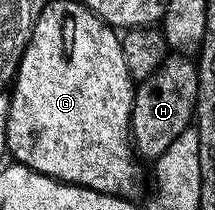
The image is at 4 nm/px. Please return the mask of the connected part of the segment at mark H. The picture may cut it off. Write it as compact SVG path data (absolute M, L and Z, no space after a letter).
M170 55L162 62L162 66L150 77L145 77L135 88L133 111L130 116L131 140L135 152L149 161L159 158L166 147L191 126L193 122L194 104L198 101L198 66L186 55Z

